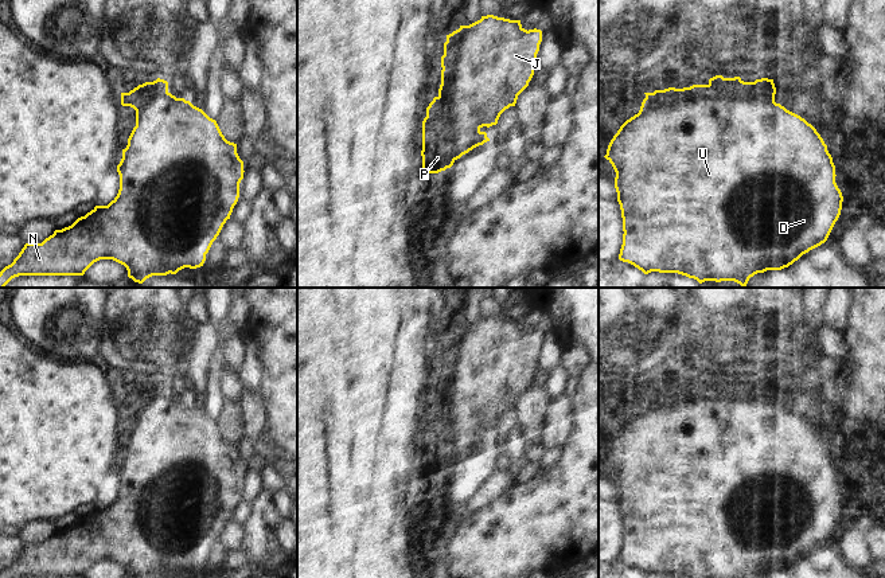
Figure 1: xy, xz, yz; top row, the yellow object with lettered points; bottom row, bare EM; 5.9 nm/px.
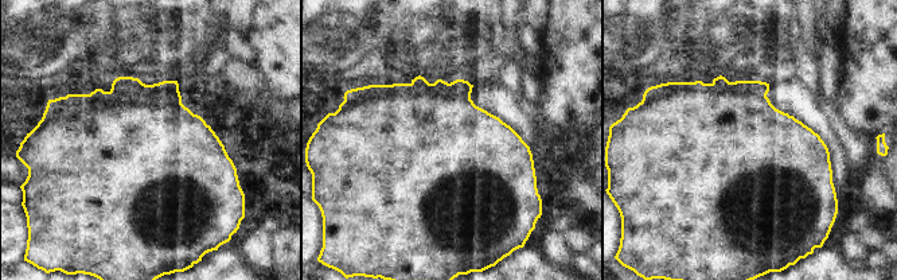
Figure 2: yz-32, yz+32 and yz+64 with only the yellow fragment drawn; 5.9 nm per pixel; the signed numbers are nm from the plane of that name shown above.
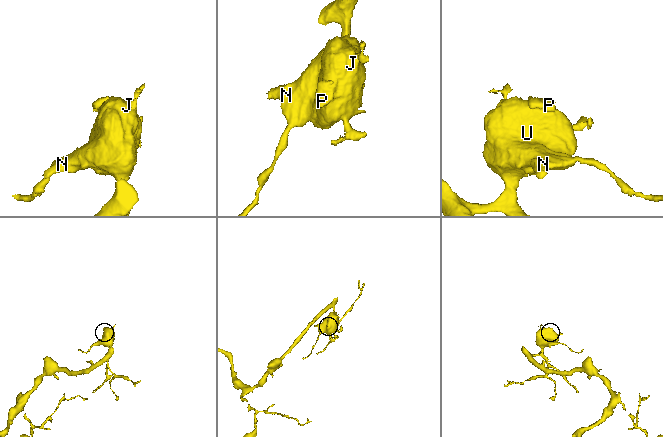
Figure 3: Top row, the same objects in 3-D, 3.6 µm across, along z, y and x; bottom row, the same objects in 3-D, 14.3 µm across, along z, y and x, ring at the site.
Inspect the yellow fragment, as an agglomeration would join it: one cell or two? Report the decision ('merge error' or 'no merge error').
no merge error

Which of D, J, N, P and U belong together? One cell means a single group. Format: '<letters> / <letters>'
D J N P U

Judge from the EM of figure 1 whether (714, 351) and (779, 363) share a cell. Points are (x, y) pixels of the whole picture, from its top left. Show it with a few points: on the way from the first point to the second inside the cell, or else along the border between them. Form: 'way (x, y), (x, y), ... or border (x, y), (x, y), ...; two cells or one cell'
way (730, 351), (763, 351); one cell

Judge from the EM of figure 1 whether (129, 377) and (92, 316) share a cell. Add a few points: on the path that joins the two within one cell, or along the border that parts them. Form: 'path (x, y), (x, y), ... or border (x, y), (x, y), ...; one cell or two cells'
border (106, 301), (102, 309), (102, 321), (97, 331); two cells

